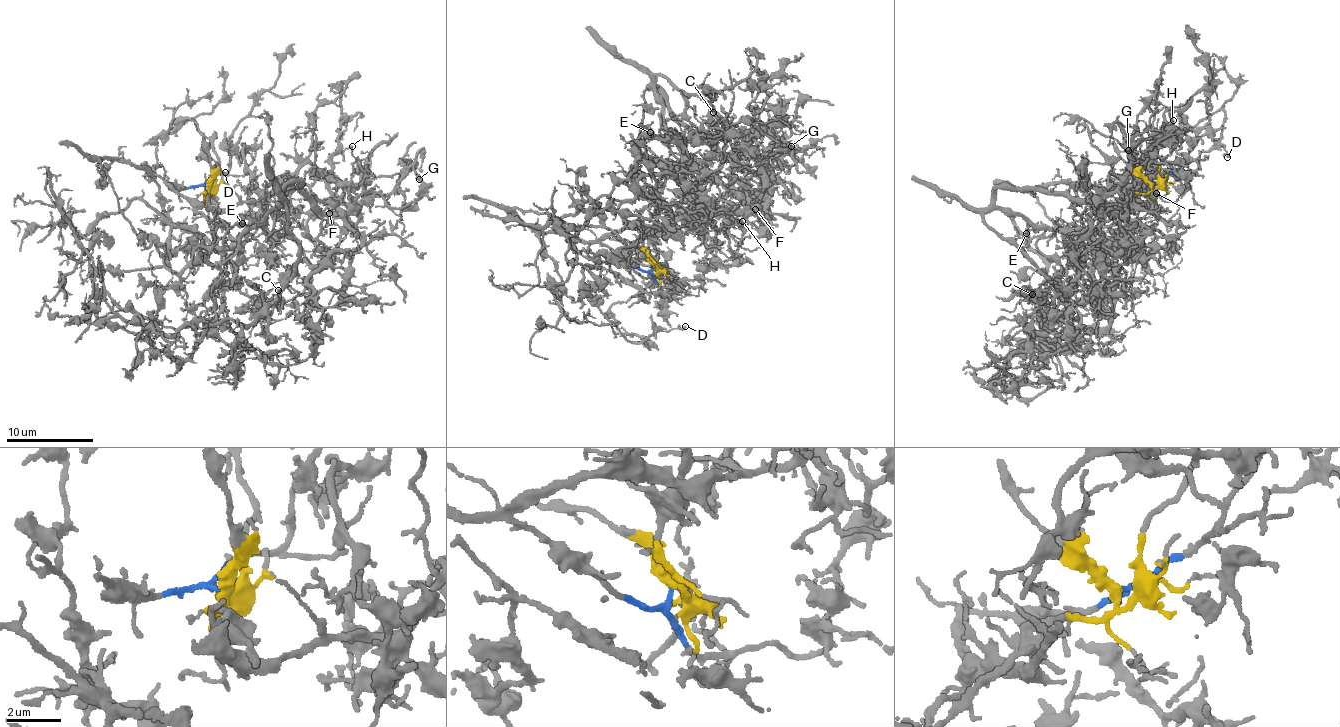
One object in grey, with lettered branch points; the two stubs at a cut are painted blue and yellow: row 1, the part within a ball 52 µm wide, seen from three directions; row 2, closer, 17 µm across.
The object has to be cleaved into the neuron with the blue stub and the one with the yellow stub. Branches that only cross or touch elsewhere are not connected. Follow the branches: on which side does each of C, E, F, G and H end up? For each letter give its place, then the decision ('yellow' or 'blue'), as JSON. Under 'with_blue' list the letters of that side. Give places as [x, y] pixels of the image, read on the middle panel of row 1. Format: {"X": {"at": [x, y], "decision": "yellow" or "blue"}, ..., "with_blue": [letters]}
{"C": {"at": [713, 112], "decision": "yellow"}, "E": {"at": [650, 132], "decision": "yellow"}, "F": {"at": [755, 209], "decision": "yellow"}, "G": {"at": [791, 146], "decision": "yellow"}, "H": {"at": [742, 221], "decision": "yellow"}, "with_blue": []}

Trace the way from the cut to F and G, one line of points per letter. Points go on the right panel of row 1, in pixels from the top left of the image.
F: (1152, 182), (1067, 243), (1092, 205), (1078, 200), (1075, 183), (1088, 164), (1109, 163), (1111, 183), (1156, 194)
G: (1152, 182), (1067, 243), (1092, 205), (1075, 183), (1105, 163), (1105, 199), (1136, 168), (1127, 139), (1128, 151)

